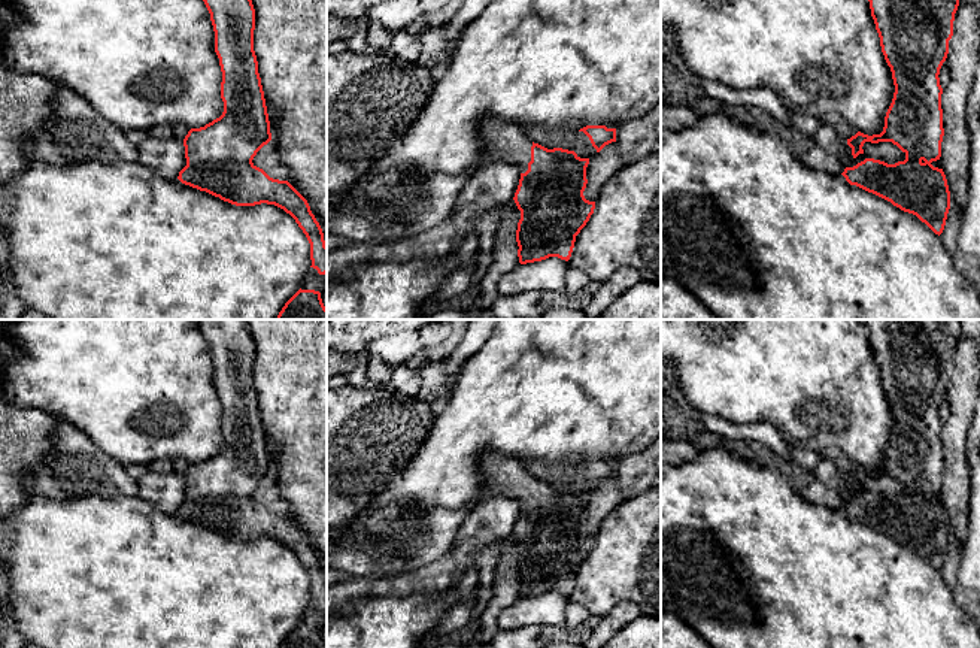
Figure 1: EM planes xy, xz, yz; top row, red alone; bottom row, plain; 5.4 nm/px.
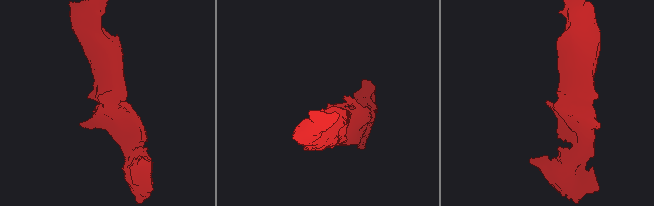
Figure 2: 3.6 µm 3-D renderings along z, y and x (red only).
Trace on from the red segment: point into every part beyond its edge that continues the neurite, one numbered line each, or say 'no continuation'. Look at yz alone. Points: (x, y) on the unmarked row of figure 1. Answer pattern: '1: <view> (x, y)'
1: yz (816, 493)

